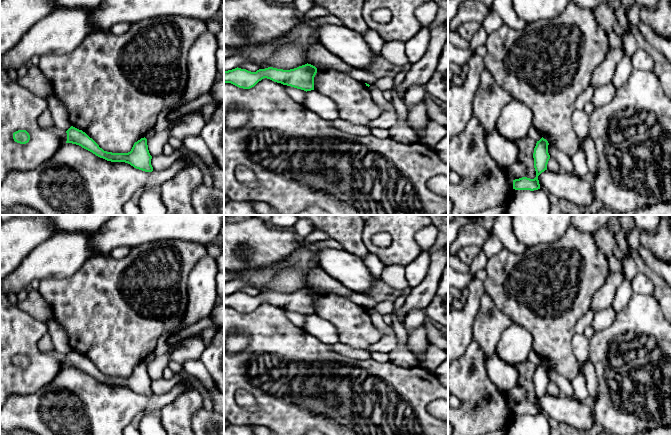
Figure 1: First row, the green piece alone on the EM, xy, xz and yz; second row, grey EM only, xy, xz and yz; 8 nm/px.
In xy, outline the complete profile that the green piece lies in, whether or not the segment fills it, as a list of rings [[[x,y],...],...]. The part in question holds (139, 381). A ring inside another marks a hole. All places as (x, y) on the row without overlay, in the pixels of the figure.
[[[71,350],[66,357],[66,367],[79,369],[100,382],[111,386],[125,386],[134,392],[145,396],[153,395],[153,391],[151,389],[152,380],[149,377],[147,363],[145,361],[135,366],[131,375],[128,377],[112,377],[104,375],[85,356],[73,350]]]

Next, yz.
[[[543,361],[539,365],[537,365],[536,370],[534,372],[534,377],[533,377],[536,401],[534,403],[522,401],[522,402],[513,404],[513,413],[530,414],[530,415],[540,413],[538,400],[542,396],[547,394],[547,388],[550,383],[550,379],[548,377],[548,369],[549,369],[548,365]]]

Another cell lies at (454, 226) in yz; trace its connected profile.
[[[456,215],[453,221],[448,222],[448,247],[455,241],[459,230],[463,226],[476,222],[477,215]]]

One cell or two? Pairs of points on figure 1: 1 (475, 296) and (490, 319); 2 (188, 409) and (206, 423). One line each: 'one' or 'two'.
1: two
2: two

